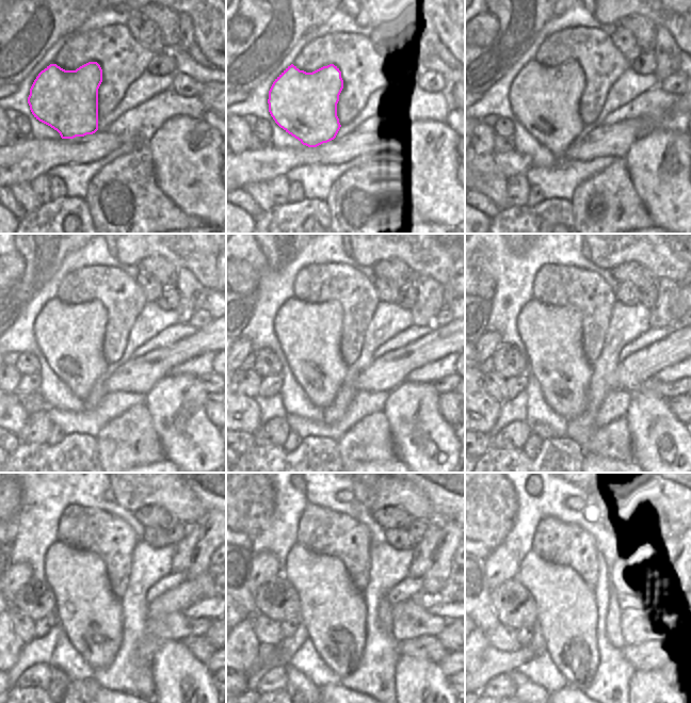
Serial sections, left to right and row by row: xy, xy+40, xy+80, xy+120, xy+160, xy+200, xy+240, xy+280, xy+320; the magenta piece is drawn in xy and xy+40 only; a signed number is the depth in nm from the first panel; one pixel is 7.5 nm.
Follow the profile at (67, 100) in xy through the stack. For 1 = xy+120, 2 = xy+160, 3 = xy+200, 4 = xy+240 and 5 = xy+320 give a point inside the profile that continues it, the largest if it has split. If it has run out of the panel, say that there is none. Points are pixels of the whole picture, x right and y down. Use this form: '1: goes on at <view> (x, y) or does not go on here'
1: goes on at xy+120 (70, 337)
2: goes on at xy+160 (309, 334)
3: goes on at xy+200 (552, 336)
4: goes on at xy+240 (89, 612)
5: goes on at xy+320 (567, 612)

